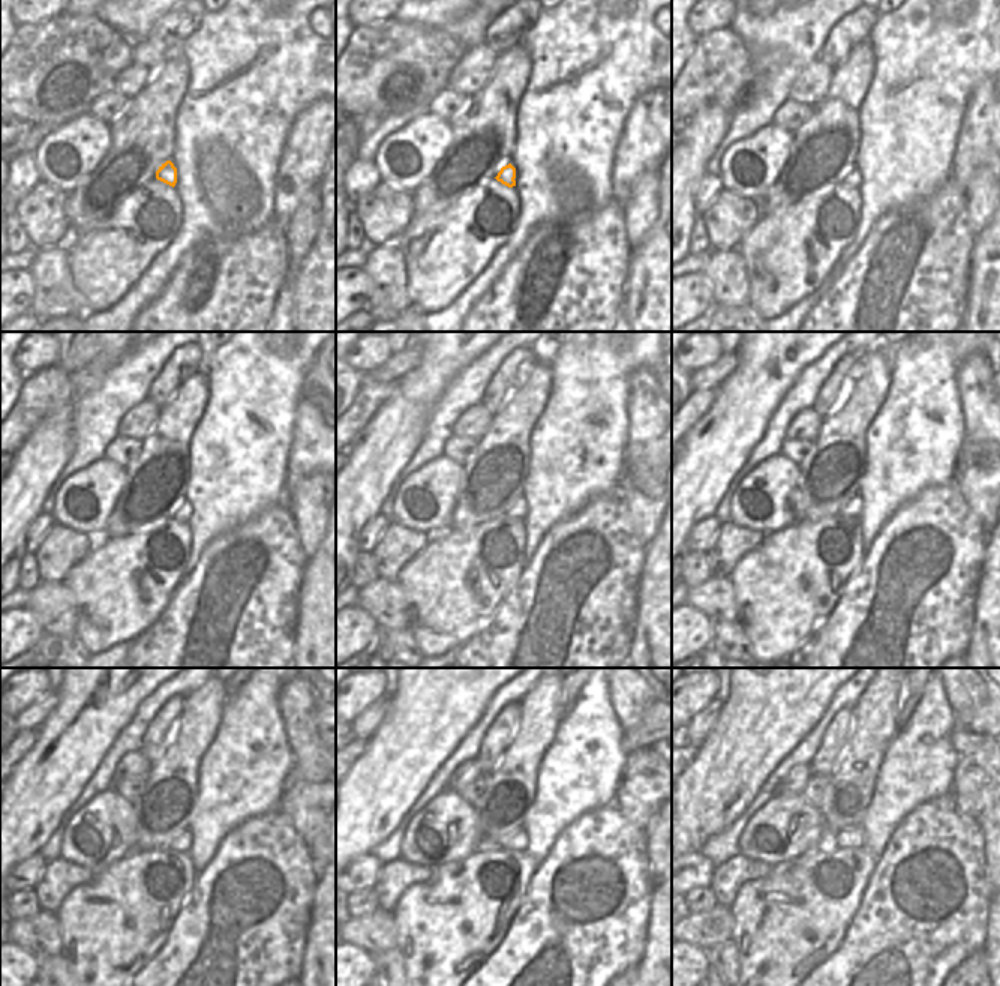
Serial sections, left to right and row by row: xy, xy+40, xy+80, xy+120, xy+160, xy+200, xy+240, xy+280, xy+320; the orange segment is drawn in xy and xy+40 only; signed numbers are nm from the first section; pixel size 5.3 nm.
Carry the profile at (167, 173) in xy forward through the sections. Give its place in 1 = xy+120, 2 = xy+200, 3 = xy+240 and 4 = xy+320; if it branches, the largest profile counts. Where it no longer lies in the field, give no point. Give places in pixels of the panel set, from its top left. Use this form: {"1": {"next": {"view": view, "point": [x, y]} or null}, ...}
{"1": {"next": {"view": "xy+120", "point": [185, 512]}}, "2": {"next": {"view": "xy+200", "point": [852, 509]}}, "3": {"next": {"view": "xy+240", "point": [183, 842]}}, "4": {"next": {"view": "xy+320", "point": [853, 838]}}}

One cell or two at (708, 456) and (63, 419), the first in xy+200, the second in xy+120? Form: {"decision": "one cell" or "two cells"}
{"decision": "one cell"}

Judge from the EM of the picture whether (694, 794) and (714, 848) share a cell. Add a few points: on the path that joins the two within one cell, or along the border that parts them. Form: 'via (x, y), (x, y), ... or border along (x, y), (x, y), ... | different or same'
border along (738, 815), (697, 851) | different

